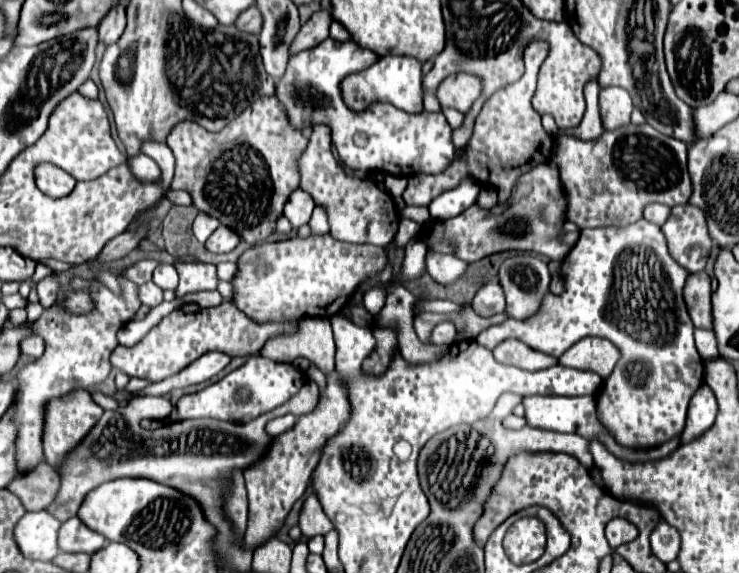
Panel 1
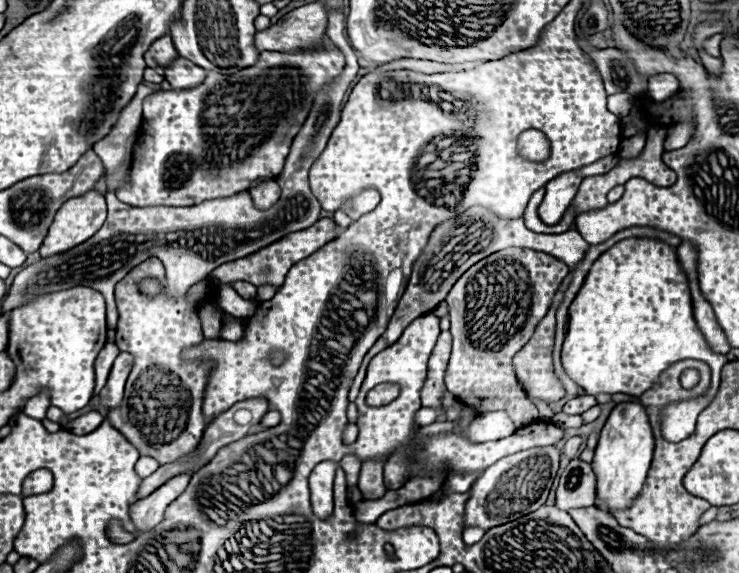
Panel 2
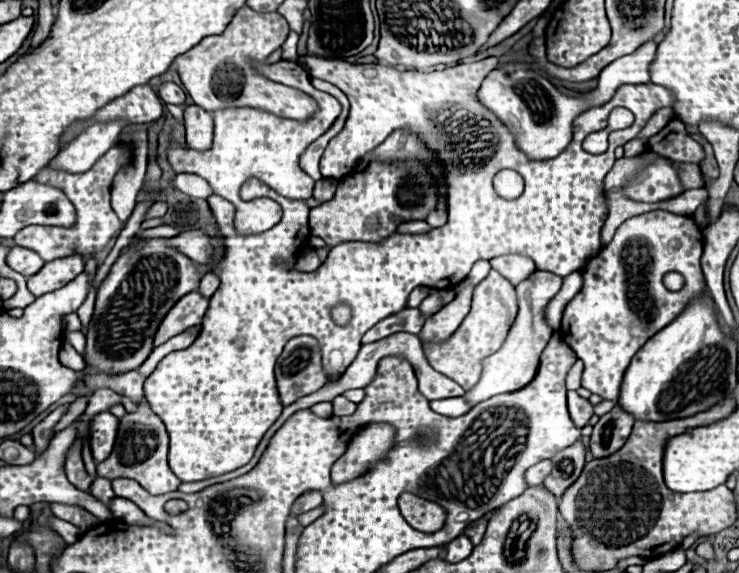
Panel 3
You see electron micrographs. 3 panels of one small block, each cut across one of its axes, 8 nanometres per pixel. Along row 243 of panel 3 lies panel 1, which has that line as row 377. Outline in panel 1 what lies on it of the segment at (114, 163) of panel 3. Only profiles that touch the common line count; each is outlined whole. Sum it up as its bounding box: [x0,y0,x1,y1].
[14,276,142,474]

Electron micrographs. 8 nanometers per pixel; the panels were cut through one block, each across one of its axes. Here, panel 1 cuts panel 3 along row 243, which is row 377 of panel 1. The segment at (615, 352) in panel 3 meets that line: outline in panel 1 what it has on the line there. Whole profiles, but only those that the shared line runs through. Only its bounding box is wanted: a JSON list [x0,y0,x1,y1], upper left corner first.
[476,220,704,448]

